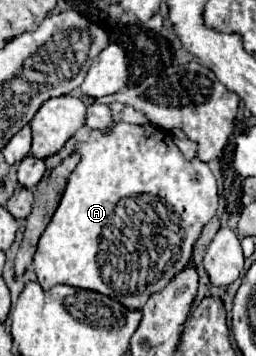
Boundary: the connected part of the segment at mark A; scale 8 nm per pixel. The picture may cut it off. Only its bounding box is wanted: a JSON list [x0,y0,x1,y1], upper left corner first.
[34,121,218,309]

